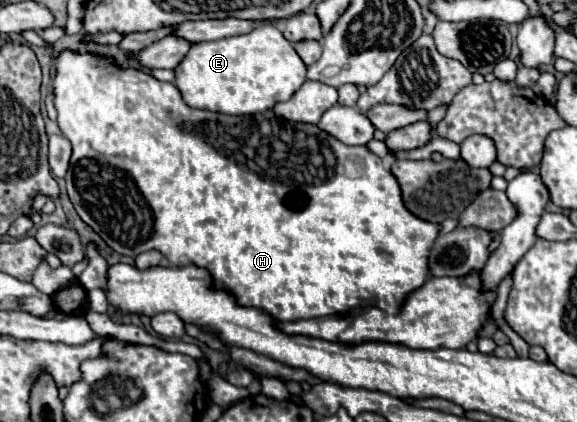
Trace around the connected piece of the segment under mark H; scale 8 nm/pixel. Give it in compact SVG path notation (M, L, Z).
M62 51L52 59L52 69L56 77L52 79L54 107L58 111L58 127L62 135L72 143L72 159L70 169L66 173L66 189L68 197L84 223L88 223L108 247L112 247L120 255L136 257L146 249L158 249L170 265L198 265L206 267L214 277L214 285L220 287L224 283L242 303L260 307L272 313L278 321L300 321L300 319L318 319L328 315L348 315L360 307L378 307L390 315L400 313L404 299L422 287L430 279L428 271L428 255L432 243L440 235L440 225L428 223L424 219L416 219L404 203L396 177L384 167L382 159L368 151L366 145L350 147L318 129L316 125L292 123L280 119L274 111L258 113L258 115L218 115L210 111L190 109L174 83L164 83L140 69L122 69L116 65L112 57L94 55L94 53L74 53Z

